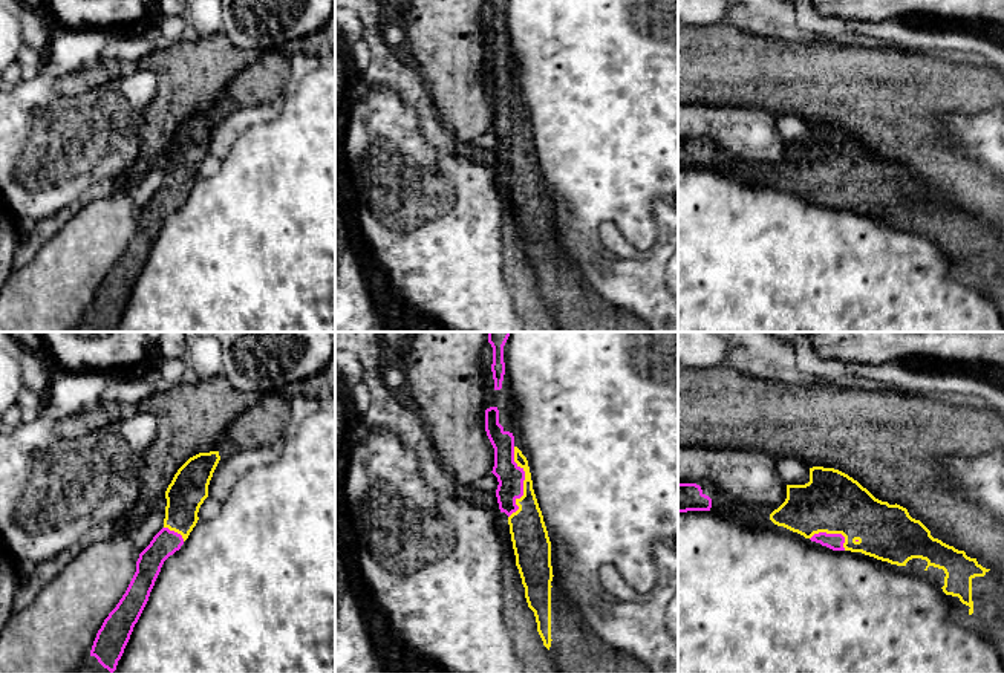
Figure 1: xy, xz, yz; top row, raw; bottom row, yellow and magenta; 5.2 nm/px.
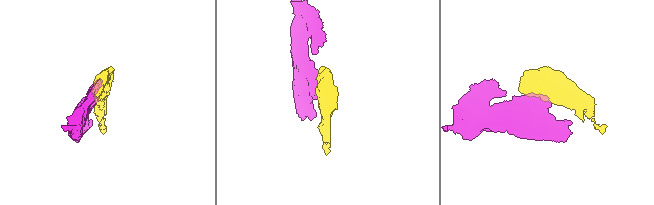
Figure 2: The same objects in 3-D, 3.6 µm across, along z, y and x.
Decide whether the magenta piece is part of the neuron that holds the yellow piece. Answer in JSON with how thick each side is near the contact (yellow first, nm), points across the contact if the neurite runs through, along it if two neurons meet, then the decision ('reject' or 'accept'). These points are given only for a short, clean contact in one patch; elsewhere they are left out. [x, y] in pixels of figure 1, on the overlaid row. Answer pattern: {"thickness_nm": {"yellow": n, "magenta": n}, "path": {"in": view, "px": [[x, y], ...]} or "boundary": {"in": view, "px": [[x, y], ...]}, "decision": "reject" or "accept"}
{"thickness_nm": {"yellow": 190, "magenta": 140}, "path": {"in": "xz", "px": [[527, 526], [524, 516], [524, 482], [510, 476]]}, "decision": "accept"}

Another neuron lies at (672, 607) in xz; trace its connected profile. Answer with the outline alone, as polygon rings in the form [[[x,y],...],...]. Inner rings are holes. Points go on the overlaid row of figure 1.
[[[678,590],[675,592],[673,598],[667,604],[666,609],[666,624],[669,633],[678,642]]]

